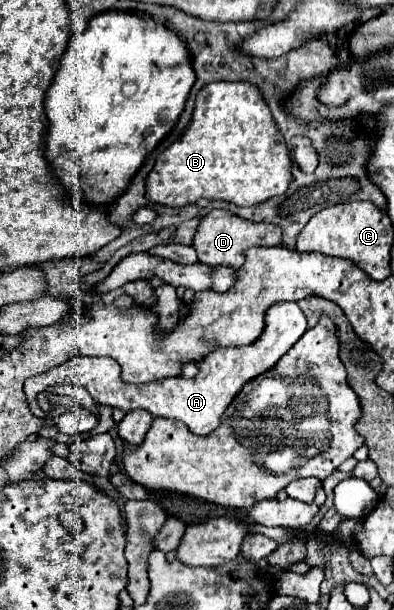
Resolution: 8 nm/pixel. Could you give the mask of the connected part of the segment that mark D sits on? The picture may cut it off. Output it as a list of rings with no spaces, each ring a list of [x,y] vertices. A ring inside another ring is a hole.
[[[210,210],[194,236],[192,246],[198,252],[198,260],[208,266],[232,266],[240,268],[246,260],[244,252],[250,246],[280,246],[282,244],[282,230],[280,226],[268,224],[268,222],[246,222],[246,218],[238,218],[236,214],[230,214],[228,210]]]

